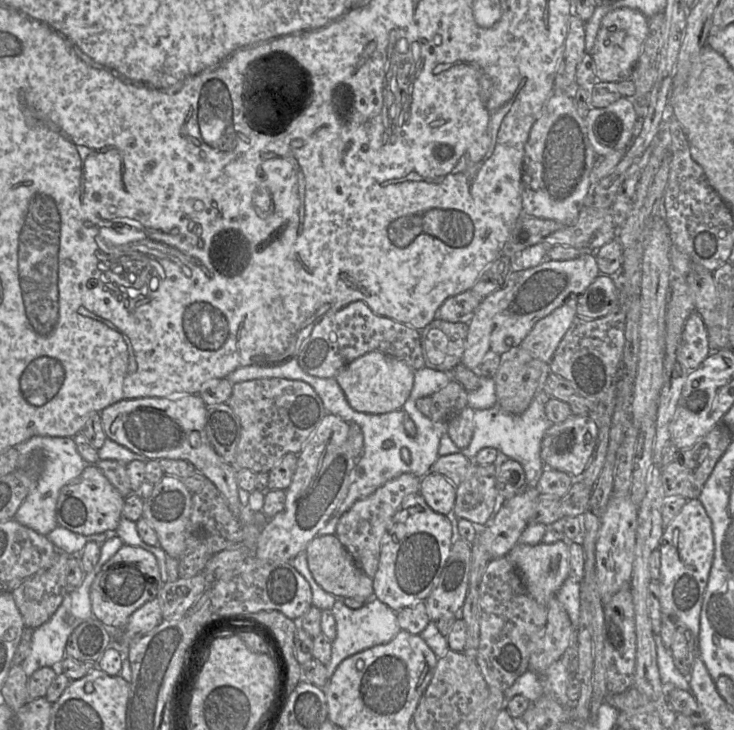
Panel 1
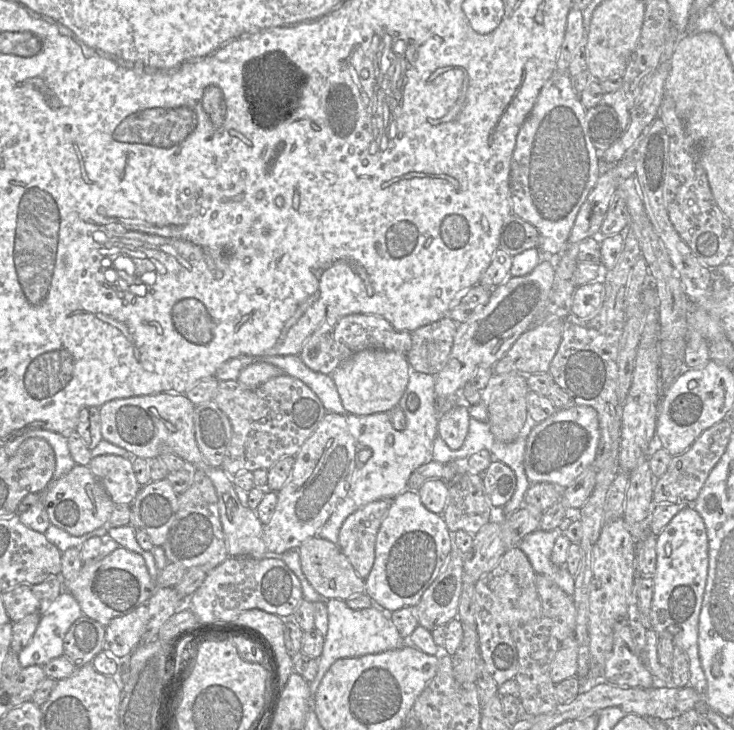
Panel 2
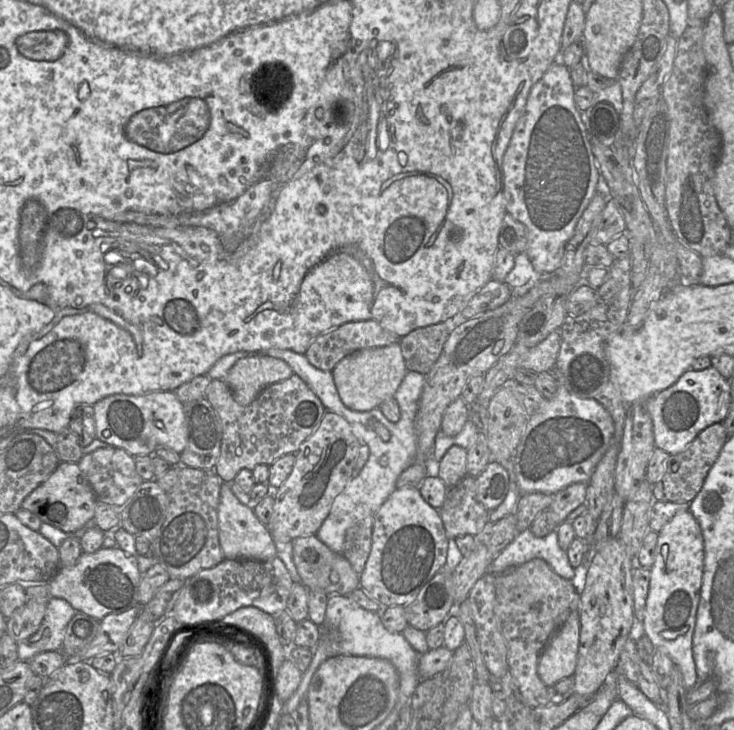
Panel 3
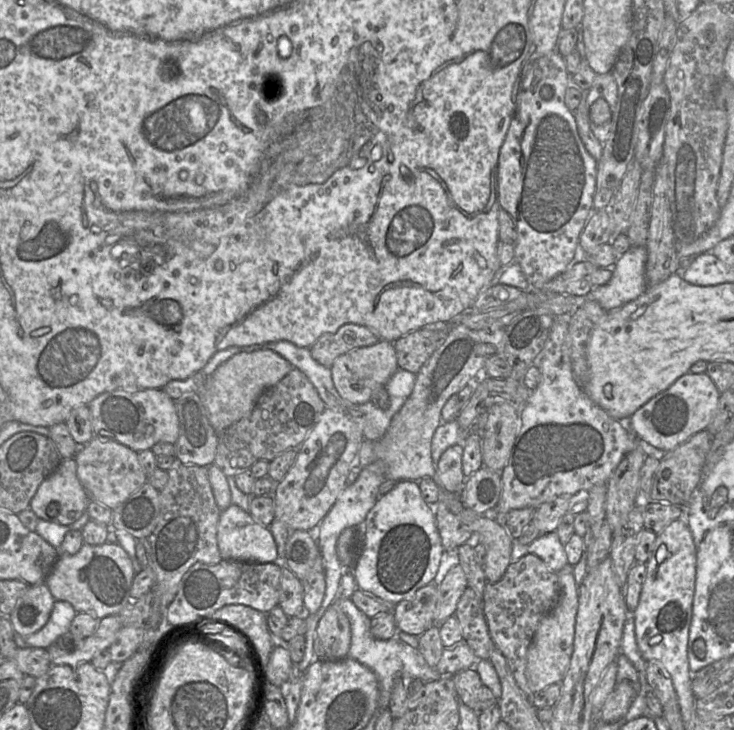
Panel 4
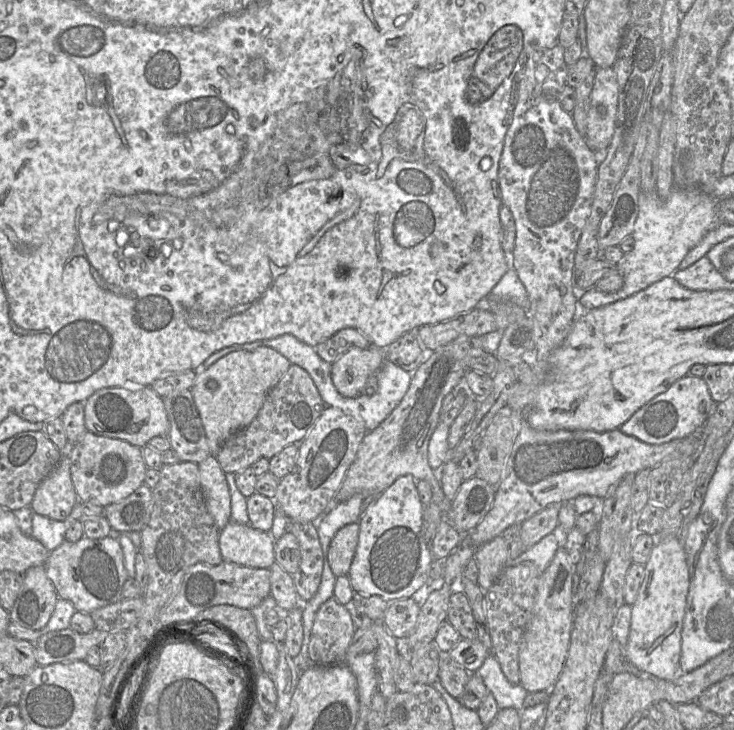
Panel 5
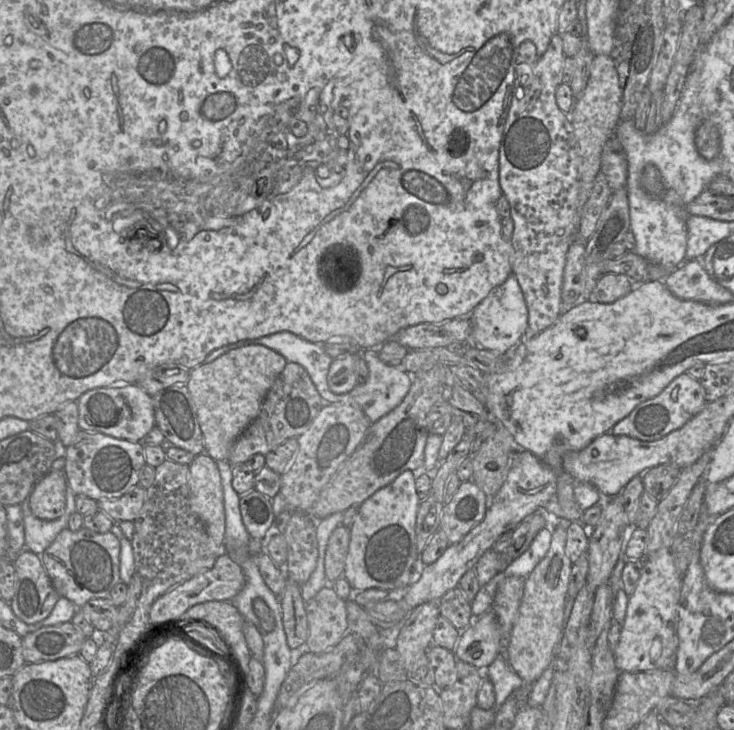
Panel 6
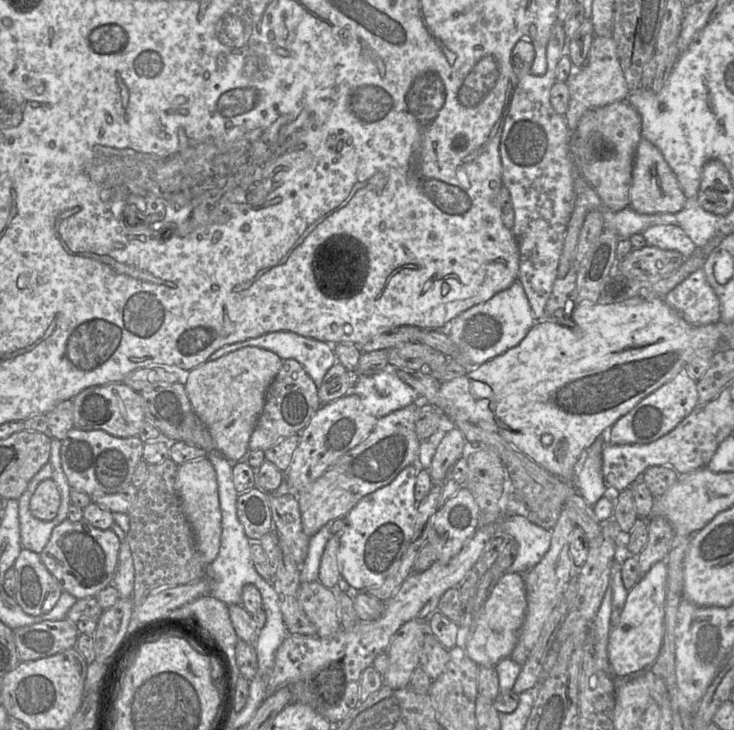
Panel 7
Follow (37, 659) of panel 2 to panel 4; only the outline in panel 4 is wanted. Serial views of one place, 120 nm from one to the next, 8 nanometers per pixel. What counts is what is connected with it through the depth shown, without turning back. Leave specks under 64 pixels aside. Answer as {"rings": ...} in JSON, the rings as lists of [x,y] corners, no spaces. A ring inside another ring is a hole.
{"rings":[[[55,601],[50,618],[46,625],[33,633],[34,636],[18,640],[18,648],[47,649],[58,637],[69,632],[71,623],[77,611],[67,601]]]}

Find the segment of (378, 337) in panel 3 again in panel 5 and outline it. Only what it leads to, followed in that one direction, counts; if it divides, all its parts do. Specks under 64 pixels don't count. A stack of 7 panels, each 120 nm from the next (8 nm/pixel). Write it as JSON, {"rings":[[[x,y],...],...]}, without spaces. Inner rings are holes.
{"rings":[[[344,328],[314,348],[320,358],[332,364],[350,349],[366,349],[370,346],[372,346],[371,342],[359,330],[355,328]]]}

